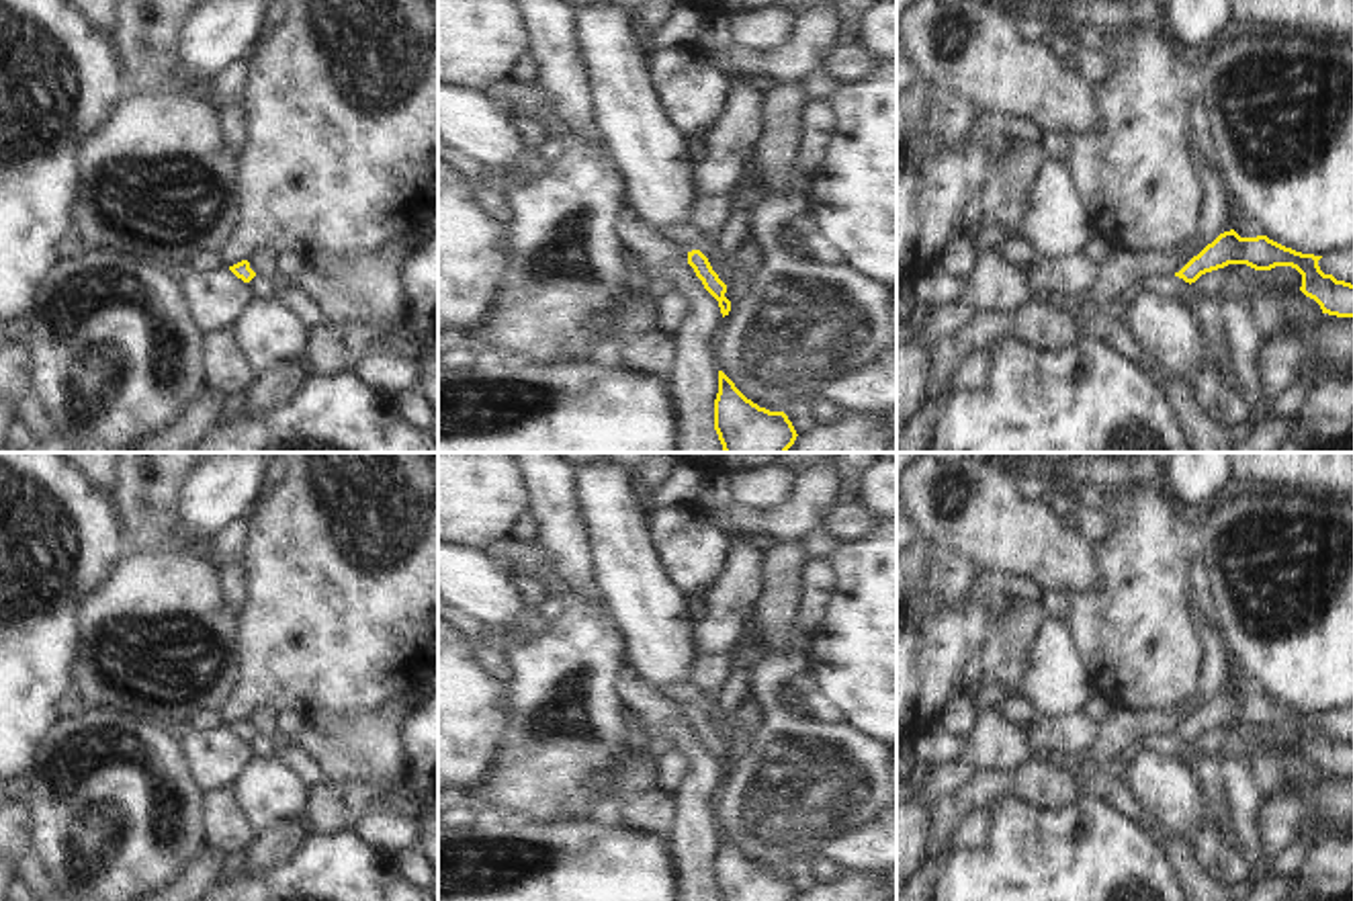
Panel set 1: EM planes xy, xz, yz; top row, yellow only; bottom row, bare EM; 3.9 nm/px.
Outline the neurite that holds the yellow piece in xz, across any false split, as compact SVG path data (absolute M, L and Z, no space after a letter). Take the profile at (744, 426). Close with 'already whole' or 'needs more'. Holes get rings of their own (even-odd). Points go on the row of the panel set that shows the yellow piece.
M723 371L714 399L714 430L725 453L786 453L798 436L784 412L753 403Z; already whole

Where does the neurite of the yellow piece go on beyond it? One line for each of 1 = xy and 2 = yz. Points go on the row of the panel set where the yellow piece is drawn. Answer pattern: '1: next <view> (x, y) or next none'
1: next none
2: next none

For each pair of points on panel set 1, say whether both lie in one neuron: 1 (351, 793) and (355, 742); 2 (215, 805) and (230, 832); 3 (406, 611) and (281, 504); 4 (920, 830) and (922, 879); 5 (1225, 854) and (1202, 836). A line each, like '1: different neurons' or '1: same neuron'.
1: different neurons
2: same neuron
3: same neuron
4: different neurons
5: same neuron

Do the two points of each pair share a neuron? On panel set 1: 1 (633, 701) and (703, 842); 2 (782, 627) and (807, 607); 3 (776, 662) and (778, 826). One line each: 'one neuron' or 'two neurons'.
1: one neuron
2: two neurons
3: one neuron

